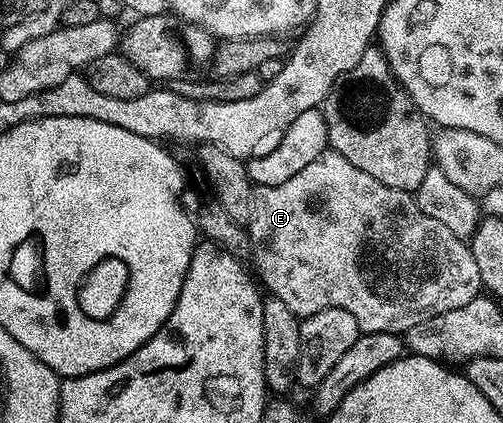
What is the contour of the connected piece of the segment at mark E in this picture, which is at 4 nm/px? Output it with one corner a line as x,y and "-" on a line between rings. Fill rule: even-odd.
326,149
313,164
301,168
297,176
285,180
285,184
272,186
255,186
251,195
251,221
249,223
251,236
251,253
253,263
259,269
258,277
263,277
262,285
267,285
266,293
270,297
282,300
289,312
299,315
300,319
308,318
313,312
321,312
321,308
345,308
345,312
353,312
353,320
357,320
360,331
365,334
397,334
406,335
413,324
421,324
421,320
429,320
441,312
453,312
453,308
461,308
469,304
469,300
480,297
483,285
483,271
477,254
470,250
468,243
462,238
453,236
445,224
433,220
433,216
425,216
415,202
414,193
397,188
389,188
381,184
381,180
373,180
366,172
361,172
354,164
349,164
345,156
341,156
333,149

